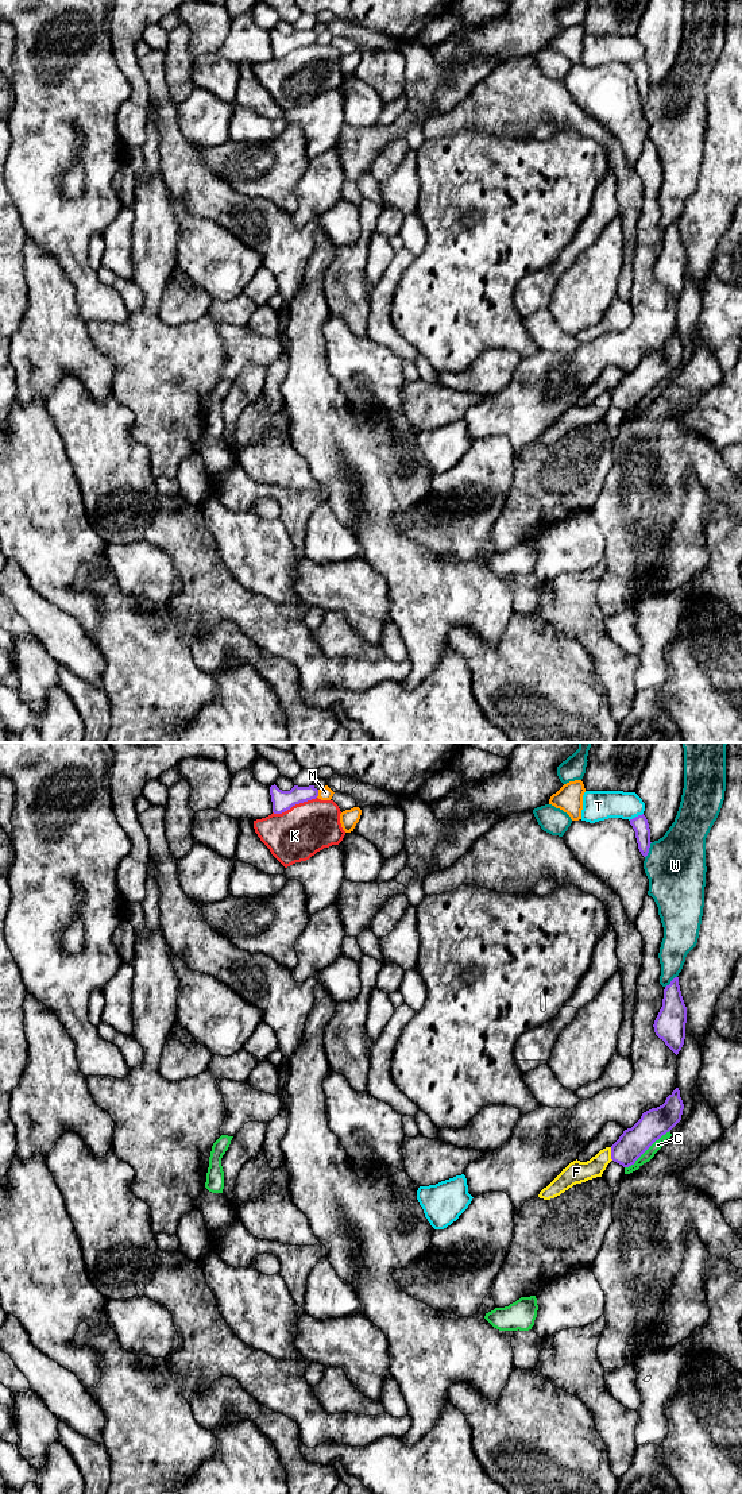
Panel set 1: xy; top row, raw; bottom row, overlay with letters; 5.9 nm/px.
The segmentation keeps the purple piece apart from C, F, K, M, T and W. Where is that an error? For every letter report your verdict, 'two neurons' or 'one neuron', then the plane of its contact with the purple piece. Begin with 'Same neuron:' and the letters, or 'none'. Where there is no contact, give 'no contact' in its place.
Same neuron: none
C: two neurons | xy
F: two neurons | xy
K: two neurons | xy
M: two neurons | xy
T: two neurons | xy
W: two neurons | xy

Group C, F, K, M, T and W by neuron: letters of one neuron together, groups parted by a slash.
C / F W / K / M / T

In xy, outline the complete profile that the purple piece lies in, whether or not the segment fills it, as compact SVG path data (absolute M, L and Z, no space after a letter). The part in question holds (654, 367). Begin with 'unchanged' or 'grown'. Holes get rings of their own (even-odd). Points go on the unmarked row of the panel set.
unchanged | M676 332L657 352L642 358L641 363L623 375L611 390L611 404L629 412L662 379L669 377L680 364L684 348Z

